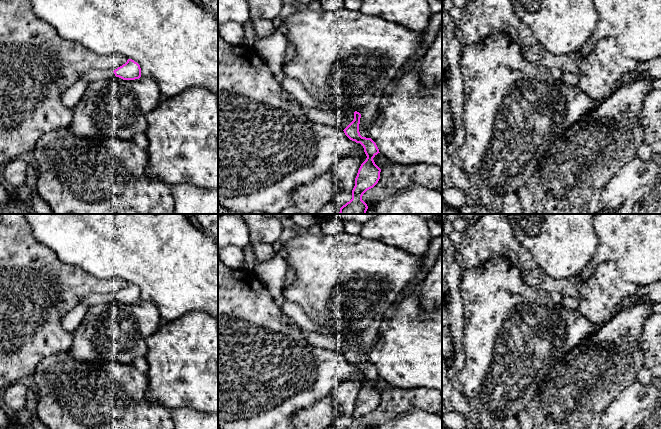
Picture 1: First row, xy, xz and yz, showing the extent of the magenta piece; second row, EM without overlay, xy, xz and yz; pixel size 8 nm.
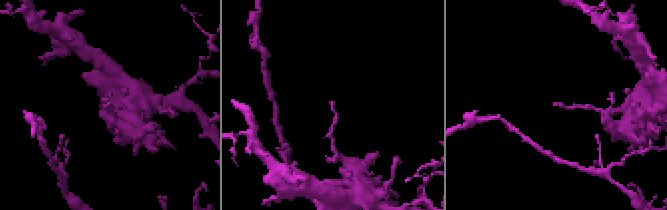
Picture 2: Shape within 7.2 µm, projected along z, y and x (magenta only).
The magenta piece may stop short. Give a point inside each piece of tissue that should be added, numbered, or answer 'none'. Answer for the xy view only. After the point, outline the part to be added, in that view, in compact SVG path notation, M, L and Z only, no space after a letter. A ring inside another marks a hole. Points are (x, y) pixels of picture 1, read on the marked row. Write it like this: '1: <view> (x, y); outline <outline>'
1: xy (97, 74); outline M94 69L85 72L80 76L80 80L86 81L86 82L94 82L94 81L101 81L101 80L107 80L114 77L115 74L113 70L109 69Z

